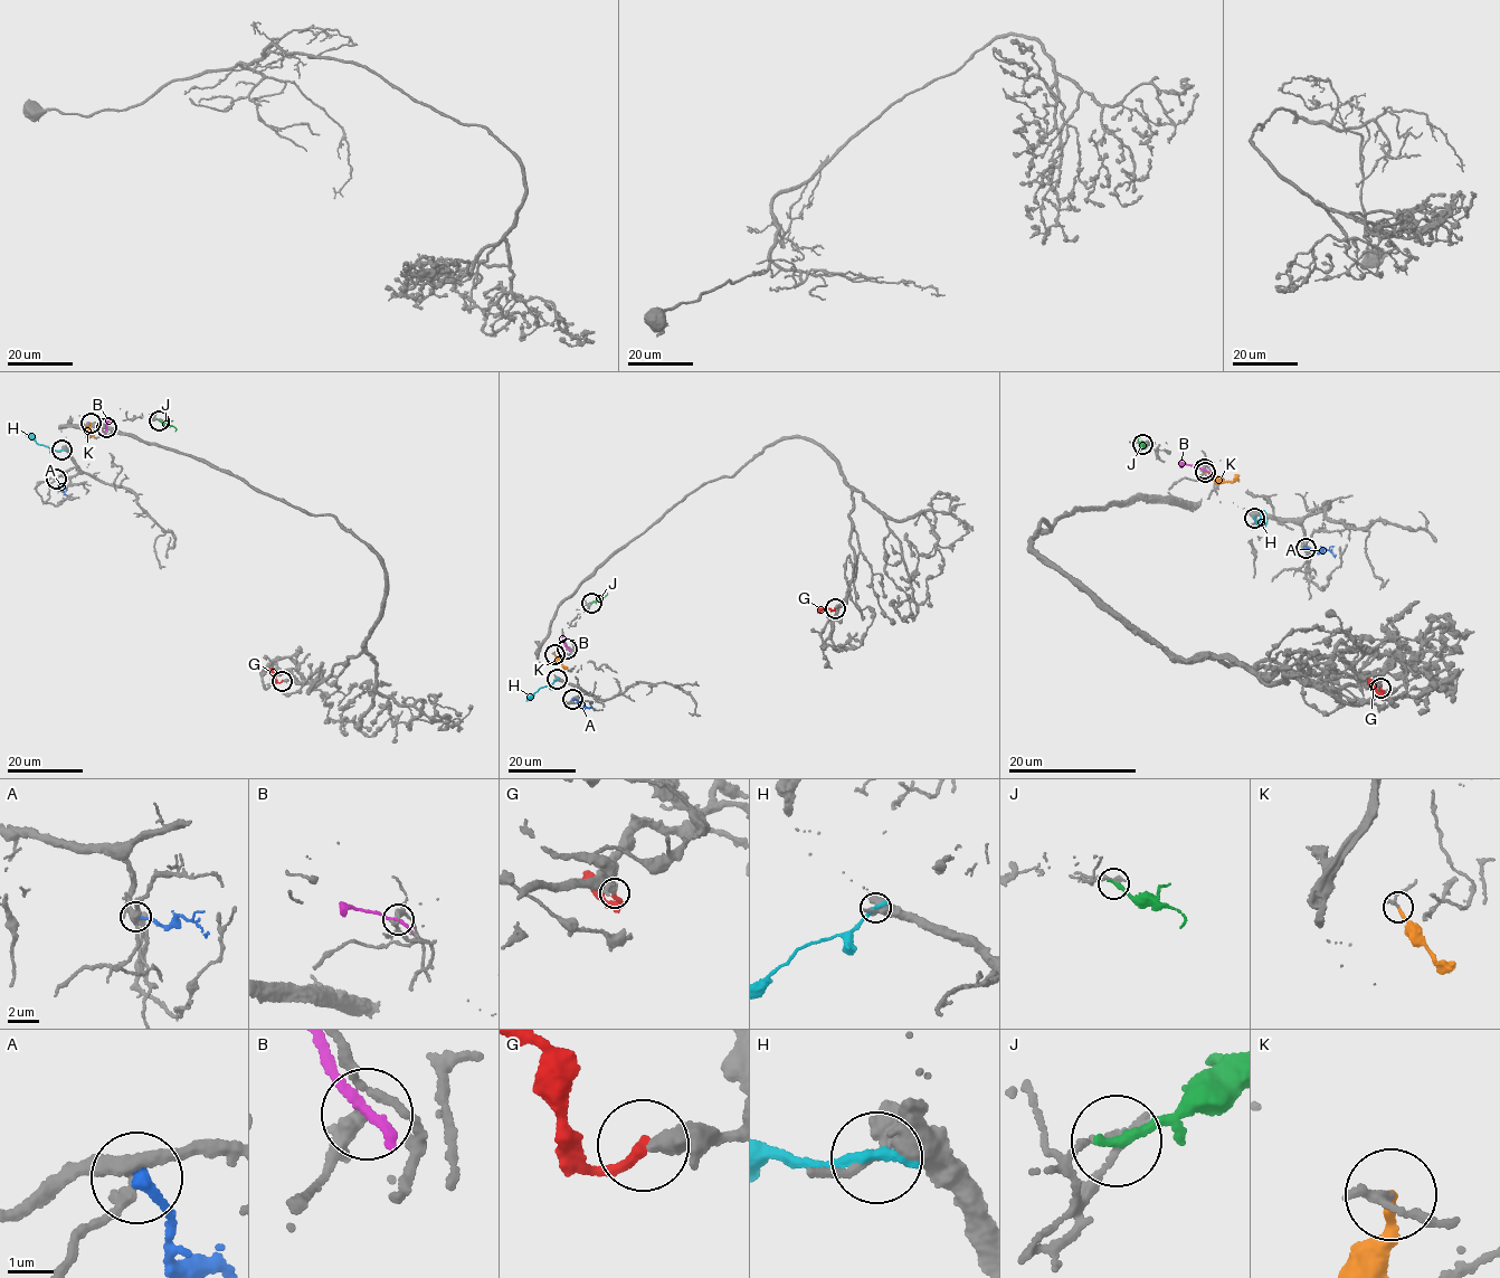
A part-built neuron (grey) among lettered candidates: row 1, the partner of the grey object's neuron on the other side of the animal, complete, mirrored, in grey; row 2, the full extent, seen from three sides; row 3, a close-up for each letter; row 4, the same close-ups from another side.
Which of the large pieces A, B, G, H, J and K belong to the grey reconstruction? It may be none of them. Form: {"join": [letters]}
{"join": ["G"]}

